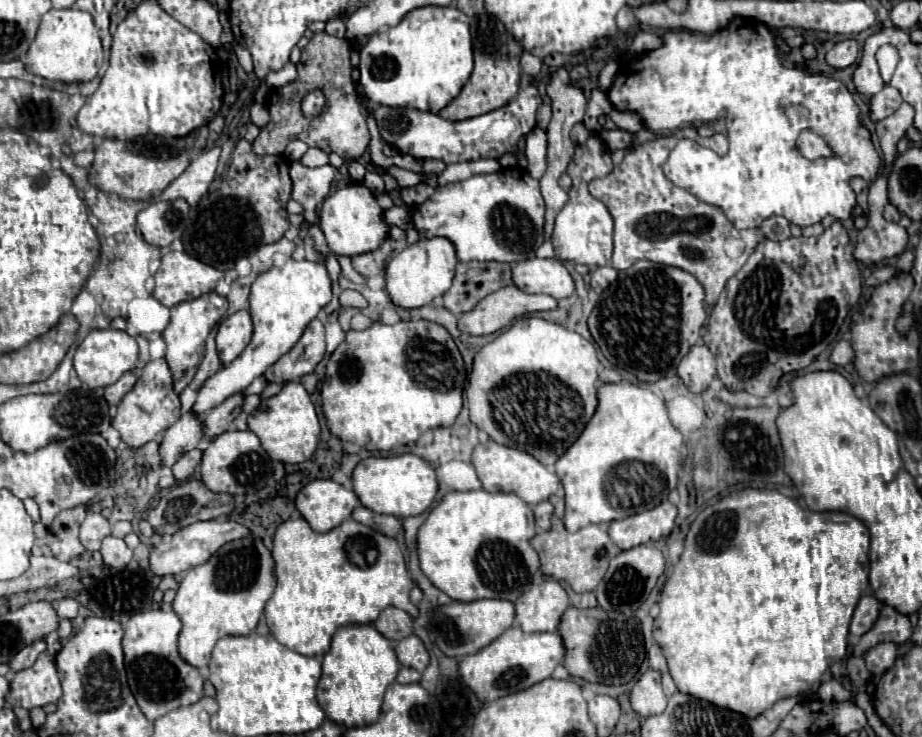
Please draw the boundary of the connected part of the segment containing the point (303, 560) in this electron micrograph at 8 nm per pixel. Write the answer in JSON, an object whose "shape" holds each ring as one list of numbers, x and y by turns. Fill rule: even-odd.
{"shape":[[303,518,297,520,287,520,279,524,275,536,273,536,273,560,275,560,275,576,277,576,277,586,269,602,265,604,265,622,273,636,285,644,289,650,295,650,297,654,303,656,323,656,329,650,329,642,333,632,339,626,347,624,371,624,377,620,379,612,385,610,387,606,401,608,413,616,417,616,417,606,409,600,409,592,413,588,413,580,407,572,403,552,399,550,399,544,395,538,385,538,385,542,377,544,377,534,355,522,355,520,345,520,337,528,317,534,309,528,309,524],[367,548,373,548,379,552,379,558,375,564,367,564,363,552]]}

